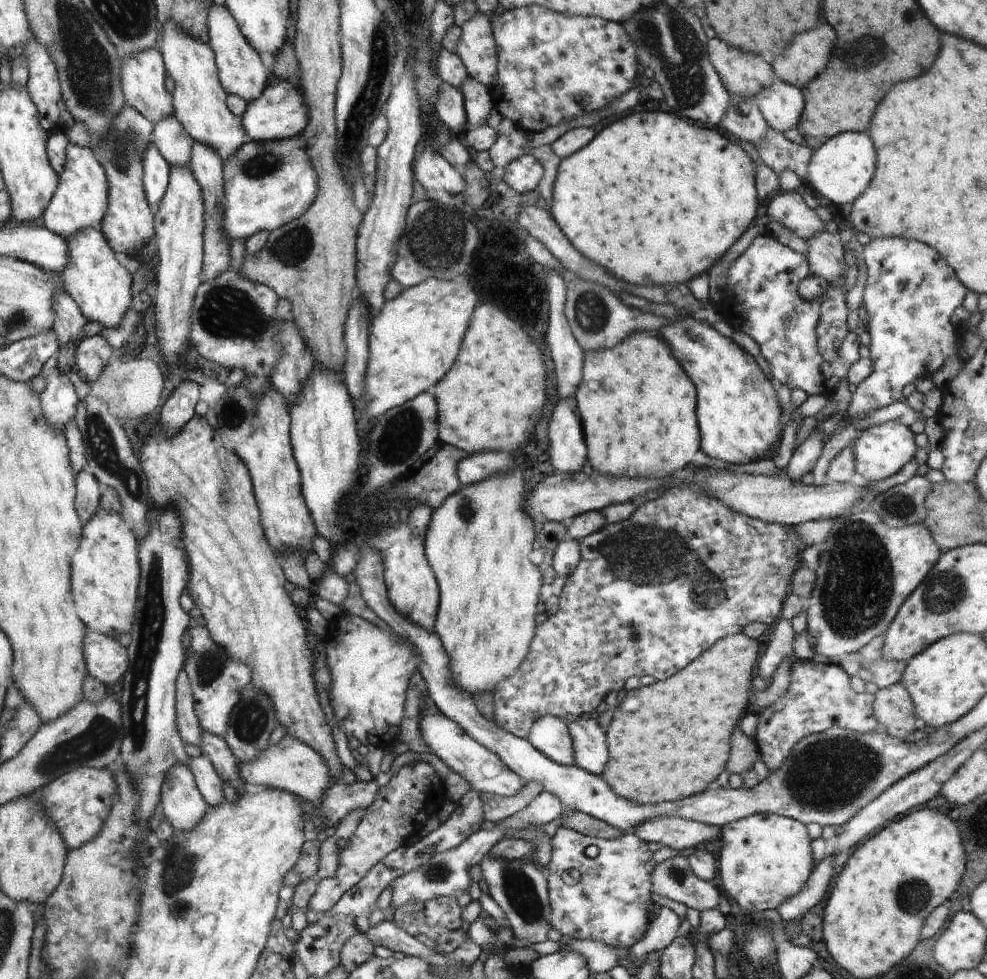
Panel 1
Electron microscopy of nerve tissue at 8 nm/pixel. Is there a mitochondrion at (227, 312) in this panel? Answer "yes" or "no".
yes

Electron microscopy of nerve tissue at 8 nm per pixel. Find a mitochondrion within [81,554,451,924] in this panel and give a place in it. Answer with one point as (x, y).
(179, 863)

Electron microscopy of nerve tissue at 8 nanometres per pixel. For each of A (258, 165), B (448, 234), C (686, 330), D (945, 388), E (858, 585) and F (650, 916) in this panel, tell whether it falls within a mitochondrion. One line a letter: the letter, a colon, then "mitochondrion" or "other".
A: mitochondrion
B: mitochondrion
C: mitochondrion
D: other
E: mitochondrion
F: other

